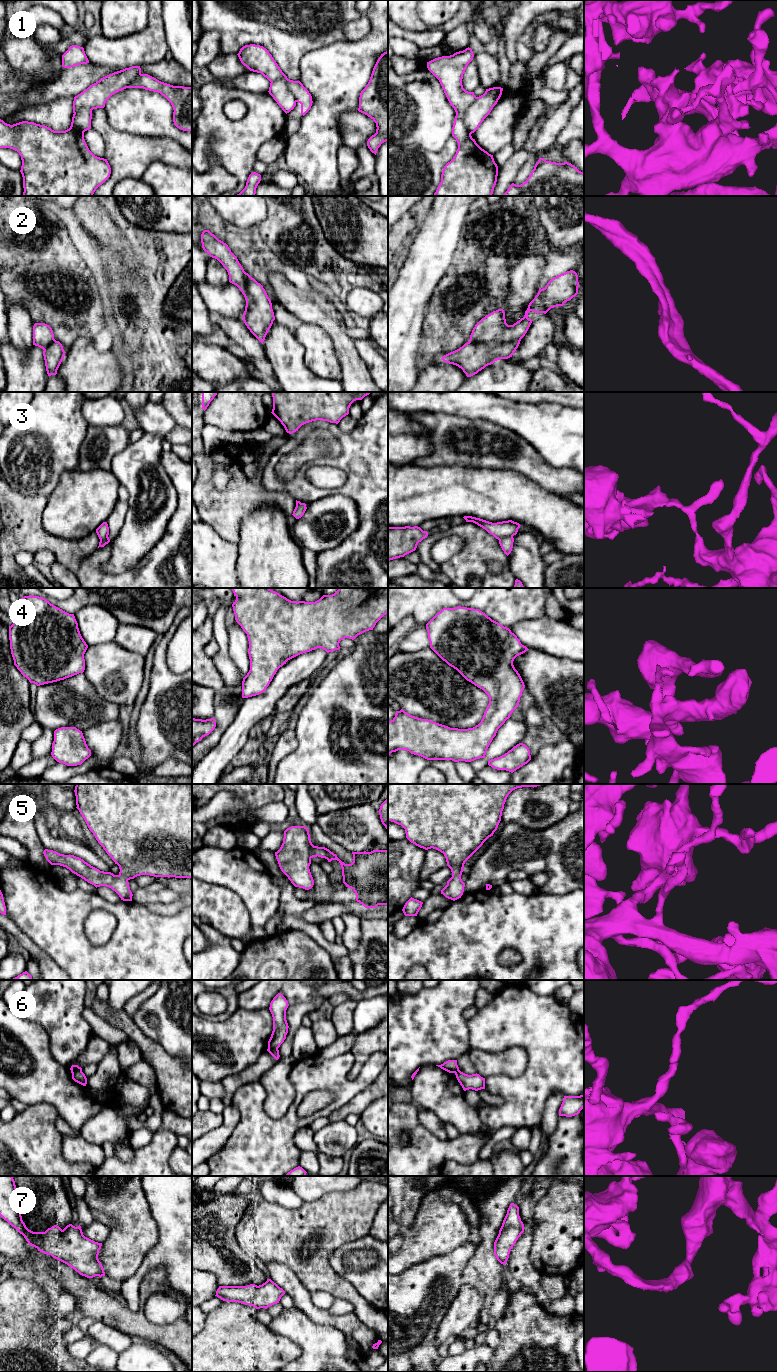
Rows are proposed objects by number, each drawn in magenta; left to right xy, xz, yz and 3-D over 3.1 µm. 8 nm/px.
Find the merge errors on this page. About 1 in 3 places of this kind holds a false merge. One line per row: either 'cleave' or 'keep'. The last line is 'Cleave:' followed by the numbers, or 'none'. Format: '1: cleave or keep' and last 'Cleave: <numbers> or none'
1: cleave
2: keep
3: cleave
4: keep
5: keep
6: cleave
7: keep
Cleave: 1, 3, 6

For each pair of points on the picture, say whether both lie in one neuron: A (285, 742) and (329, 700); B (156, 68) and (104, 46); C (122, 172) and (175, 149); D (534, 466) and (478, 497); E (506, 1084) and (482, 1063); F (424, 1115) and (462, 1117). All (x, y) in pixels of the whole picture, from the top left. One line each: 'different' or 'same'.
A: different
B: different
C: same
D: different
E: different
F: different

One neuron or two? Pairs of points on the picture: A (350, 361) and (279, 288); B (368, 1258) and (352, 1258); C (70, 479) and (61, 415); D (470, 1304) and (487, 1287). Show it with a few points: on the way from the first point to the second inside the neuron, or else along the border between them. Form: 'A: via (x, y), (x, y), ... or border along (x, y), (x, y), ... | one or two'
A: via (341, 340), (339, 335), (310, 306), (300, 302) | one
B: via (364, 1258), (356, 1258) | one
C: border along (77, 467), (65, 471), (54, 489) | two
D: border along (463, 1284), (475, 1288), (483, 1296), (479, 1316) | two

